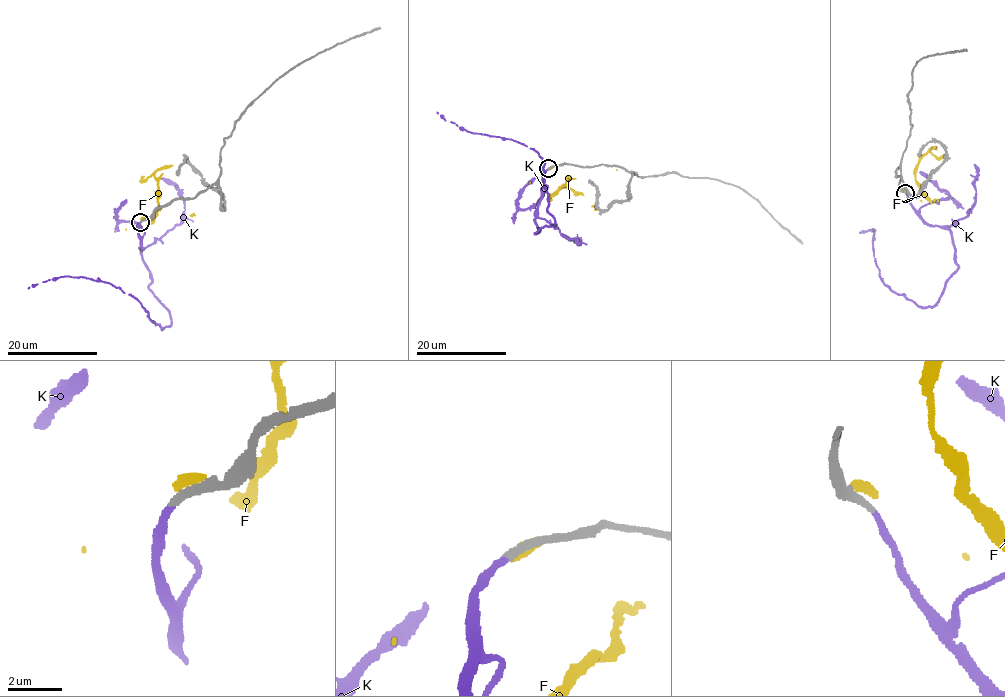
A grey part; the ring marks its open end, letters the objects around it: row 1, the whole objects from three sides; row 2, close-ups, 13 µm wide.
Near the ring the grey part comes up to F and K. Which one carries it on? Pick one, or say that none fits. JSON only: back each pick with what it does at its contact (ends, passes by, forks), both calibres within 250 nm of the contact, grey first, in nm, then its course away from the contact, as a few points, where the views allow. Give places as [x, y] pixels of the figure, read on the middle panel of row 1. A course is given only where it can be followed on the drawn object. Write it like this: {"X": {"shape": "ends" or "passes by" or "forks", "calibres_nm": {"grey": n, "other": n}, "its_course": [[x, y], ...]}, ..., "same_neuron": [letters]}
{"K": {"shape": "ends", "calibres_nm": {"grey": 280, "other": 240}, "its_course": [[548, 168], [536, 234], [554, 224], [545, 163], [530, 147], [470, 132], [436, 112]]}, "same_neuron": ["K"]}

